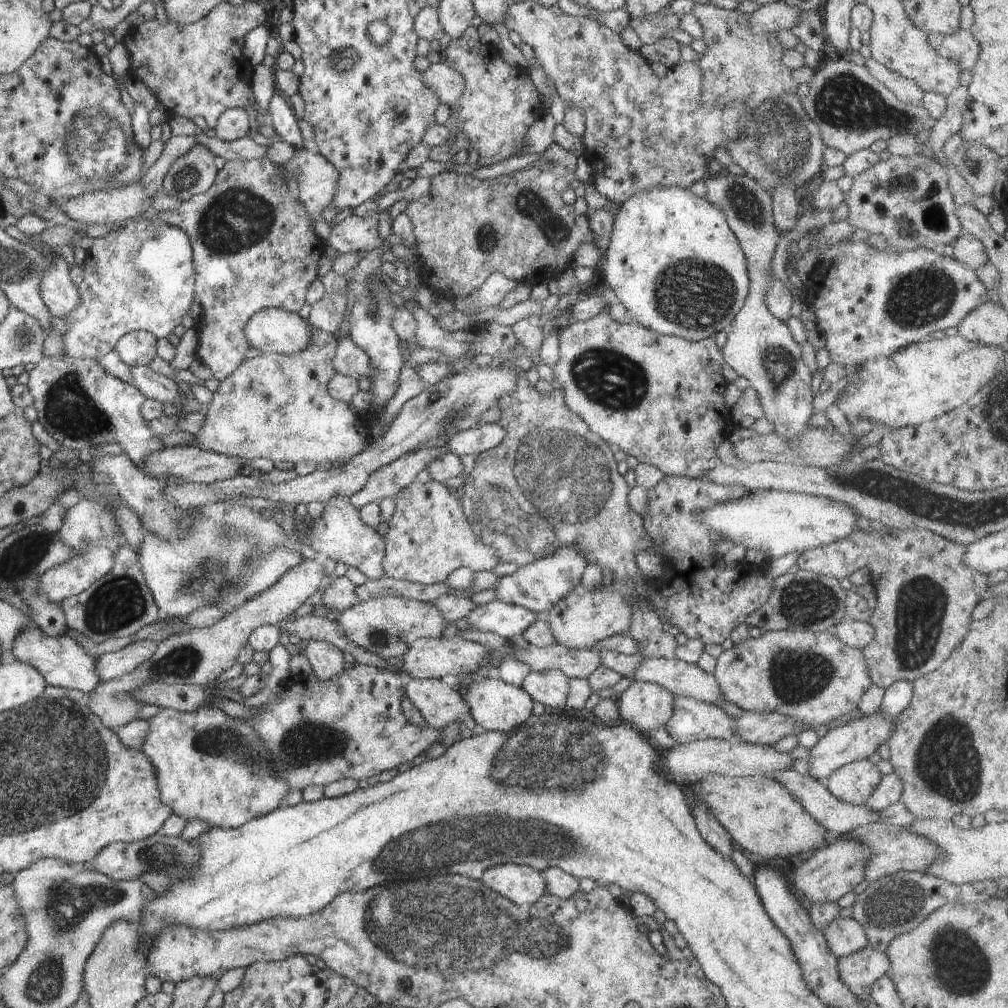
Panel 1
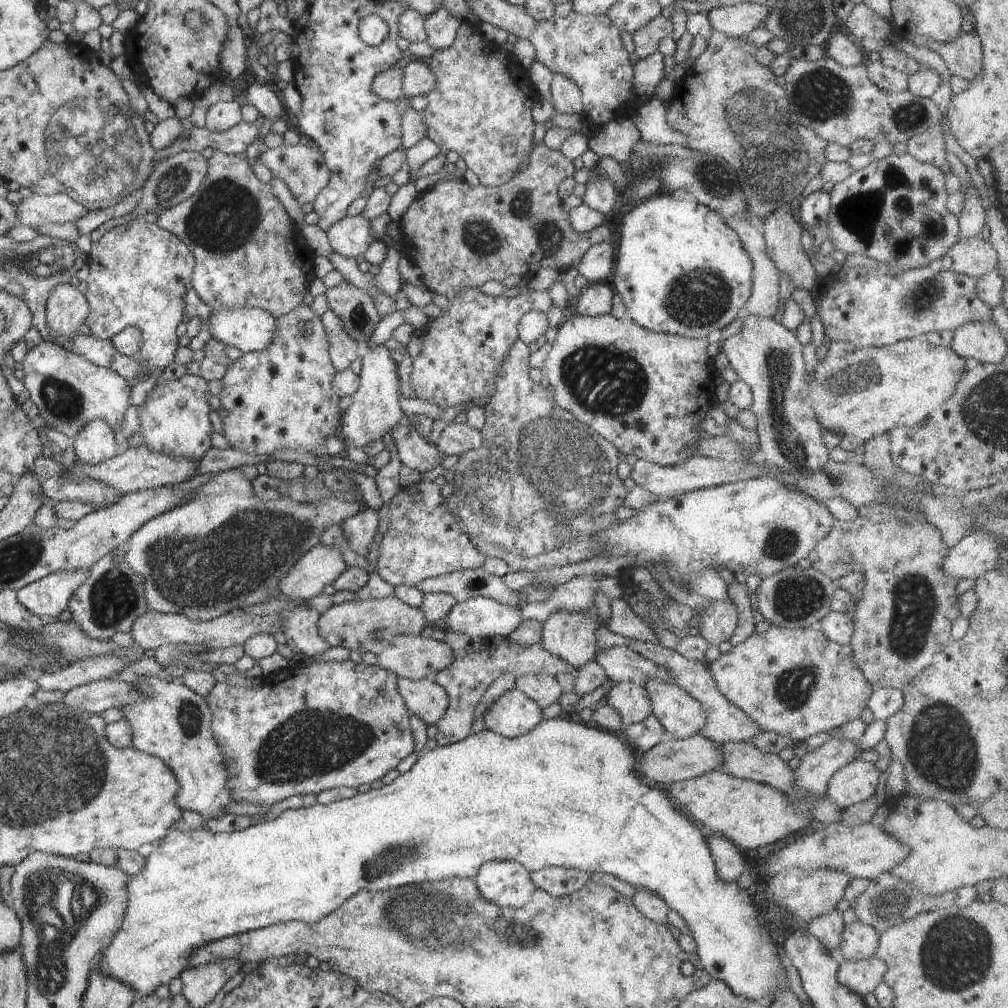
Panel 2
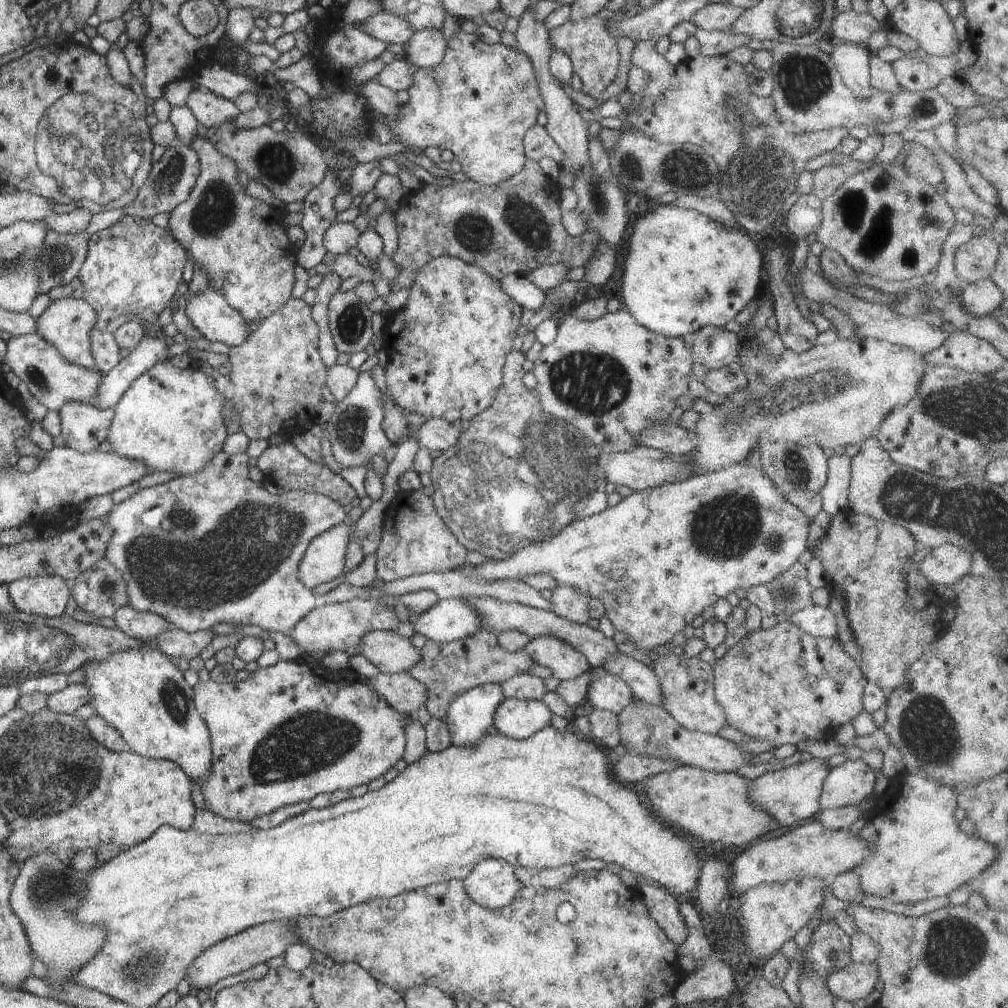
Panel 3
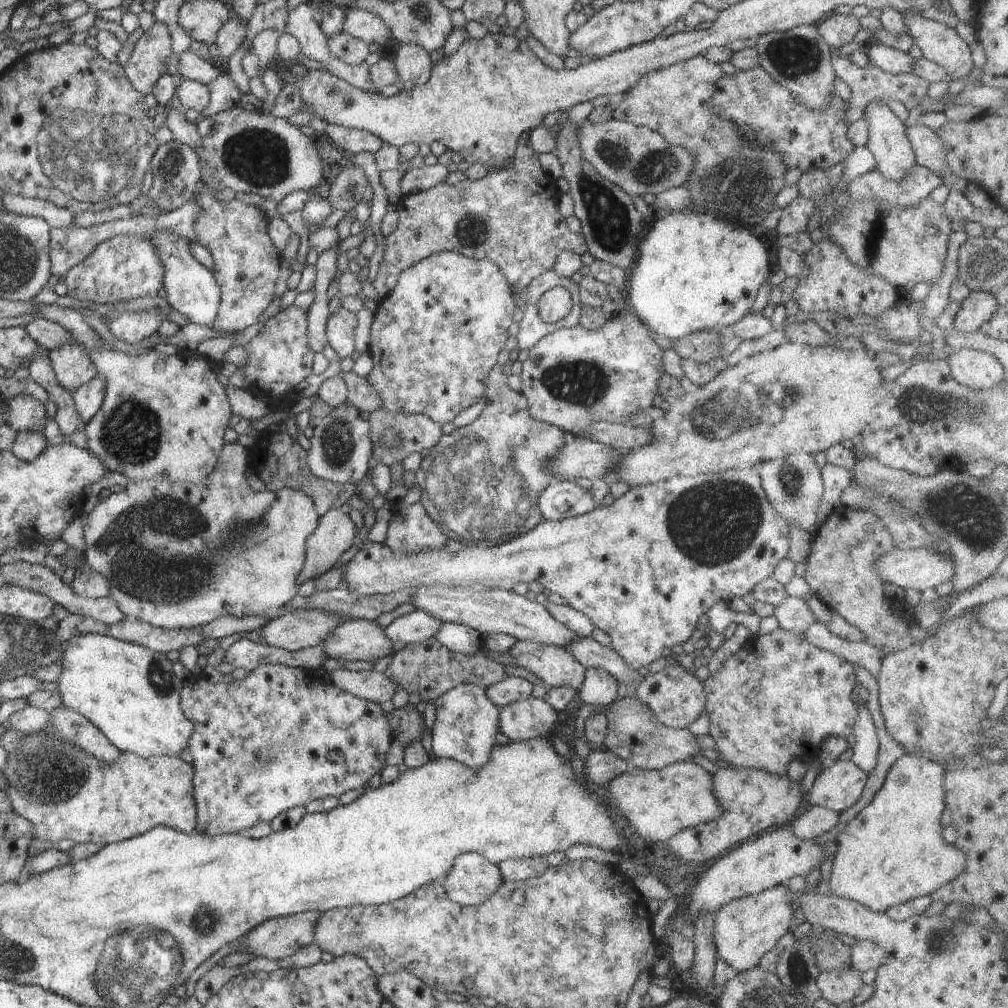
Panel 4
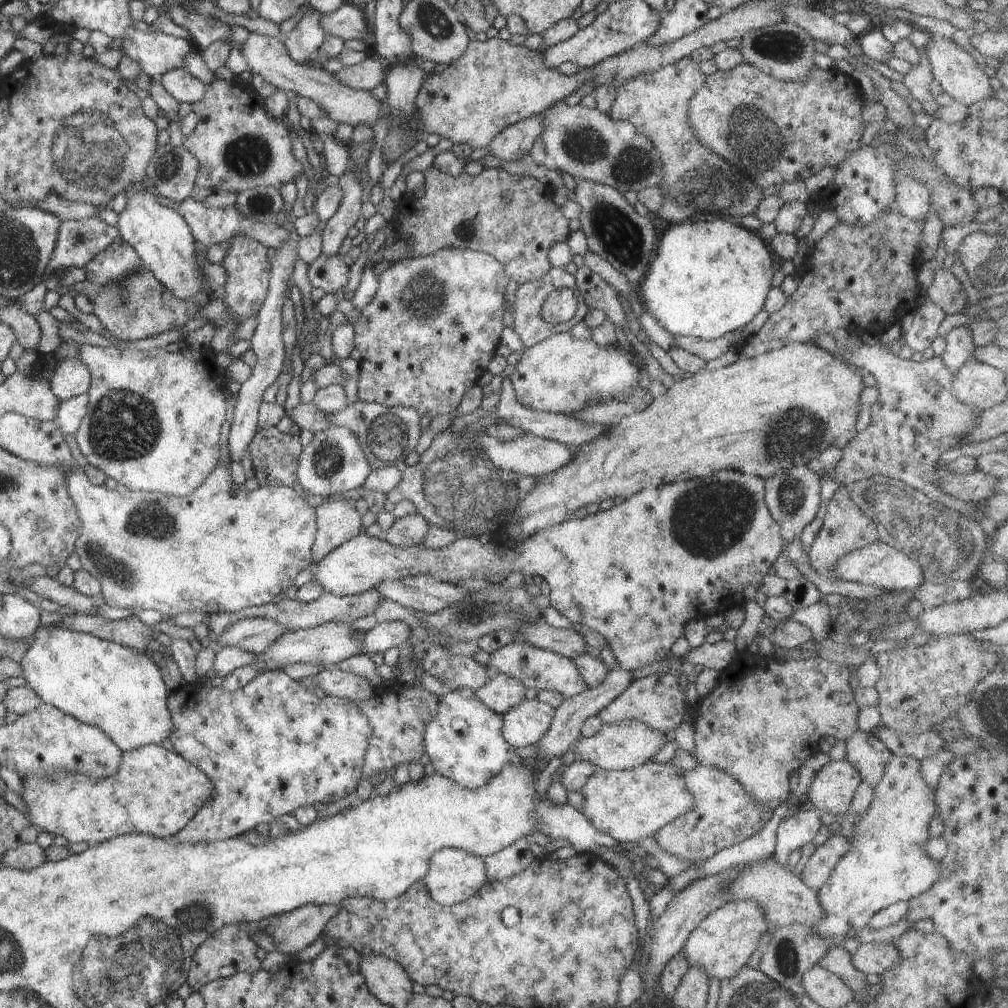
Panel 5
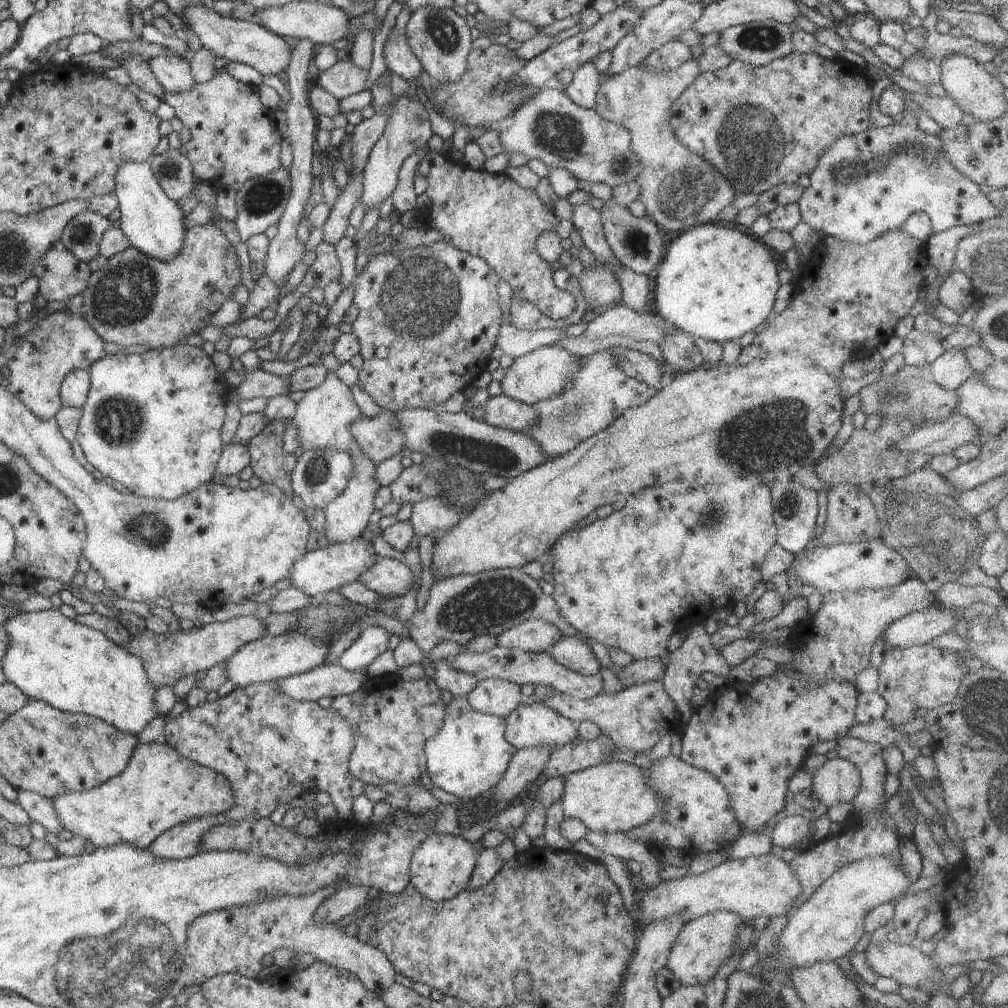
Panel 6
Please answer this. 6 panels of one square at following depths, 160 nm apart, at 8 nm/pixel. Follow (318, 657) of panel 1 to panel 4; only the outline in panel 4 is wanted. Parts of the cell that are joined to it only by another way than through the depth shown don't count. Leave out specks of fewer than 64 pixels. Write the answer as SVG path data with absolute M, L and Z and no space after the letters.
M225 443L218 463L214 471L198 484L182 484L176 482L134 482L129 484L126 490L112 494L109 498L101 499L96 507L90 512L88 522L84 526L83 538L86 542L86 551L83 558L90 566L90 570L102 574L104 580L108 580L110 598L116 602L118 610L130 619L134 618L148 622L152 626L178 630L178 628L196 628L210 624L214 618L220 616L268 616L269 621L275 620L283 614L284 606L290 604L290 600L298 595L298 576L305 564L305 546L307 539L316 531L321 516L318 514L314 502L308 498L302 490L294 490L289 487L278 491L254 492L248 483L247 471L249 462L248 450L239 443Z

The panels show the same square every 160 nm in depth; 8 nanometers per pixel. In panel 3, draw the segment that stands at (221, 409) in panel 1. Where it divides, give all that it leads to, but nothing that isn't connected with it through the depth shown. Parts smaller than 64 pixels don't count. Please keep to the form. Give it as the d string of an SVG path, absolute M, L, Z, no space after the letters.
M291 298L280 308L280 310L276 310L275 314L272 314L270 317L261 320L260 327L258 330L254 330L251 332L246 338L246 342L242 342L238 347L234 346L230 348L230 352L228 356L230 357L230 363L232 366L232 370L230 370L230 390L229 390L229 398L234 403L234 408L236 409L236 414L238 414L238 420L240 420L240 430L243 434L246 434L246 437L249 440L266 440L270 441L271 437L275 435L283 435L286 438L289 438L296 434L302 434L302 432L307 432L308 424L314 424L316 422L316 418L318 416L318 404L322 402L324 399L322 397L322 386L326 383L326 366L322 363L320 354L318 352L318 328L316 322L314 322L314 318L312 318L310 314L311 307L304 302L301 298Z

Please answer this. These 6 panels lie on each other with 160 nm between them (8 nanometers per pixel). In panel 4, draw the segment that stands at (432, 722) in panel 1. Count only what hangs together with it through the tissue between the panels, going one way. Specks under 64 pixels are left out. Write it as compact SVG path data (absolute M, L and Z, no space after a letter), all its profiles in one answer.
M341 669L331 674L332 686L356 696L362 700L387 707L391 705L392 696L400 690L400 684L392 682L384 674L376 671L355 672Z

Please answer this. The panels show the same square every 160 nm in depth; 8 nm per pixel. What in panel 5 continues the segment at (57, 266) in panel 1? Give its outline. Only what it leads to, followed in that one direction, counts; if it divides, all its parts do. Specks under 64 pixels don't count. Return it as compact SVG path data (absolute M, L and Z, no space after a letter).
M64 358L57 362L50 378L50 390L60 401L88 393L91 375L77 358Z

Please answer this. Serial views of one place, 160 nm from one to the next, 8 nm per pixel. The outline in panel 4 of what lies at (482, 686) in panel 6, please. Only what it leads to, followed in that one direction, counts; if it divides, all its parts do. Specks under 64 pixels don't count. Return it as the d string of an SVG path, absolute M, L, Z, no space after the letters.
M505 677L500 682L490 685L486 696L498 708L504 708L517 701L524 701L531 697L533 684L524 678Z

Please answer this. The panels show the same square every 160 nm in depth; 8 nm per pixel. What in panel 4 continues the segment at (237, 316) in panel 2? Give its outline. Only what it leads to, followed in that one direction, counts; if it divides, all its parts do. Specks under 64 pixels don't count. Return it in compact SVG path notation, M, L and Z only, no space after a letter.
M154 230L148 234L152 244L156 246L158 258L164 266L164 282L162 288L166 292L166 300L170 306L184 315L190 323L200 326L212 326L220 307L220 288L216 284L213 273L198 262L190 248L190 240L176 232L168 230Z

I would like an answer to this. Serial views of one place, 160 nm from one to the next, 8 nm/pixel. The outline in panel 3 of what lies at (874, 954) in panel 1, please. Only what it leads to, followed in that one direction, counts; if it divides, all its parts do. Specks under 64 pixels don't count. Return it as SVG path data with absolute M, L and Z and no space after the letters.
M853 962L847 968L824 975L824 978L833 997L853 1003L864 1000L875 989L879 970L876 963Z

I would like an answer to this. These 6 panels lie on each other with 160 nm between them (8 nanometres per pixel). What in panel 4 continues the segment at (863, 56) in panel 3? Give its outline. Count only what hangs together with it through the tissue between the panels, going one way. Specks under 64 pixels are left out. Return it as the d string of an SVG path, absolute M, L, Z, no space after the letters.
M882 99L872 100L866 106L864 118L868 121L867 148L874 156L876 170L884 176L886 181L894 181L900 184L902 180L906 180L910 176L912 168L917 163L912 146L904 132L906 124L897 118L896 114L892 112Z

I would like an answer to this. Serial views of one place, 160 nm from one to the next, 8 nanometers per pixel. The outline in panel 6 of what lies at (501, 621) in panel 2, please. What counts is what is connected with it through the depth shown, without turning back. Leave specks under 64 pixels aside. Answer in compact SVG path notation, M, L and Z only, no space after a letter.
M380 625L368 626L350 648L340 654L339 666L348 672L368 668L379 655L388 650L390 636L392 635Z

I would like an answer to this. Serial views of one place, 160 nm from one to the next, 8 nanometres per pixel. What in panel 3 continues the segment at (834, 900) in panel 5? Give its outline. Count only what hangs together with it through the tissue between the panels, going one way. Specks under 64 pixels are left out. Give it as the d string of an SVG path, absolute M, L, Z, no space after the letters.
M904 772L889 780L889 785L883 792L872 812L866 818L866 824L856 834L874 846L874 854L868 856L862 864L852 868L860 880L862 894L883 897L890 902L910 903L926 901L932 898L946 896L954 892L968 880L976 878L992 866L998 858L996 846L982 842L982 838L966 836L959 824L954 820L954 810L957 808L955 792L952 788L940 784L926 776L926 772Z

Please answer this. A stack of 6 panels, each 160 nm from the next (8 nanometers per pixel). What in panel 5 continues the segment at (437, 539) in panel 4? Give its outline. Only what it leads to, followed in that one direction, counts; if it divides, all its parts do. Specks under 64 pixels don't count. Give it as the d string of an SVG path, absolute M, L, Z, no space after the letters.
M410 514L394 520L389 530L382 531L378 538L396 547L421 547L428 532L428 522L419 514Z

